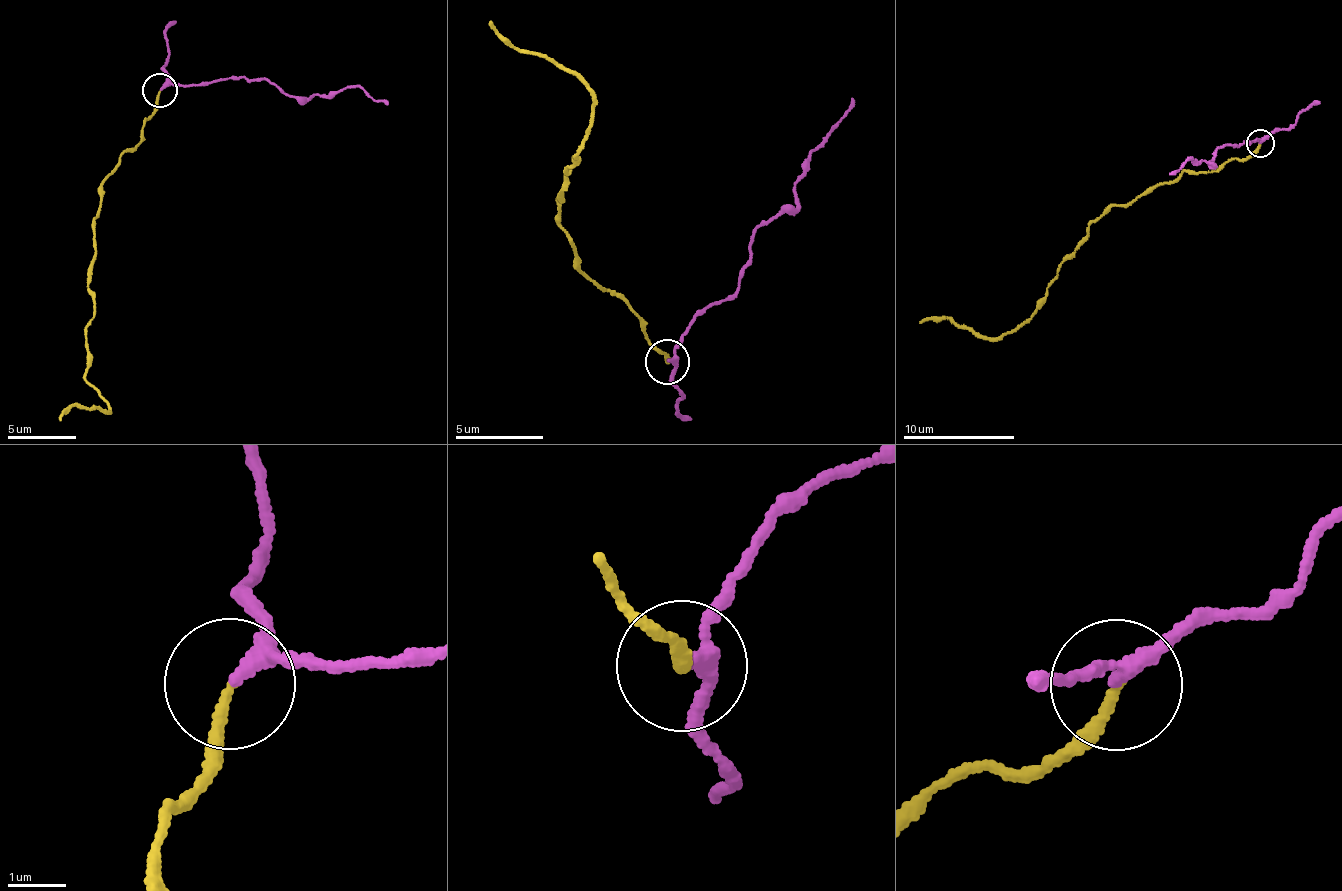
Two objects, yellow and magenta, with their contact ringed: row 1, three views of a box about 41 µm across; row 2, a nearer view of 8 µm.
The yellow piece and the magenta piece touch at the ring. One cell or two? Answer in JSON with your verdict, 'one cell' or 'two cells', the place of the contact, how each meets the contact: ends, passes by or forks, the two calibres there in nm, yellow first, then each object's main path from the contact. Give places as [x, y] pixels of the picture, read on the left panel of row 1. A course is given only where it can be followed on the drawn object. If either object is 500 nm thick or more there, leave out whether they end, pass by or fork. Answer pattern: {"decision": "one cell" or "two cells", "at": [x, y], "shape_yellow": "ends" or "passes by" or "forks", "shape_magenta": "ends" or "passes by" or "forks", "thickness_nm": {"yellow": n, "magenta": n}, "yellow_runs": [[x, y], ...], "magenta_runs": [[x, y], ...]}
{"decision": "one cell", "at": [160, 90], "shape_yellow": "ends", "shape_magenta": "passes by", "thickness_nm": {"yellow": 170, "magenta": 190}, "yellow_runs": [[159, 89], [138, 143], [119, 157], [94, 222], [85, 378], [108, 410], [73, 405], [59, 420]], "magenta_runs": [[159, 89], [170, 82], [200, 86], [242, 76], [268, 83], [297, 97], [335, 96], [349, 87], [389, 105]]}

